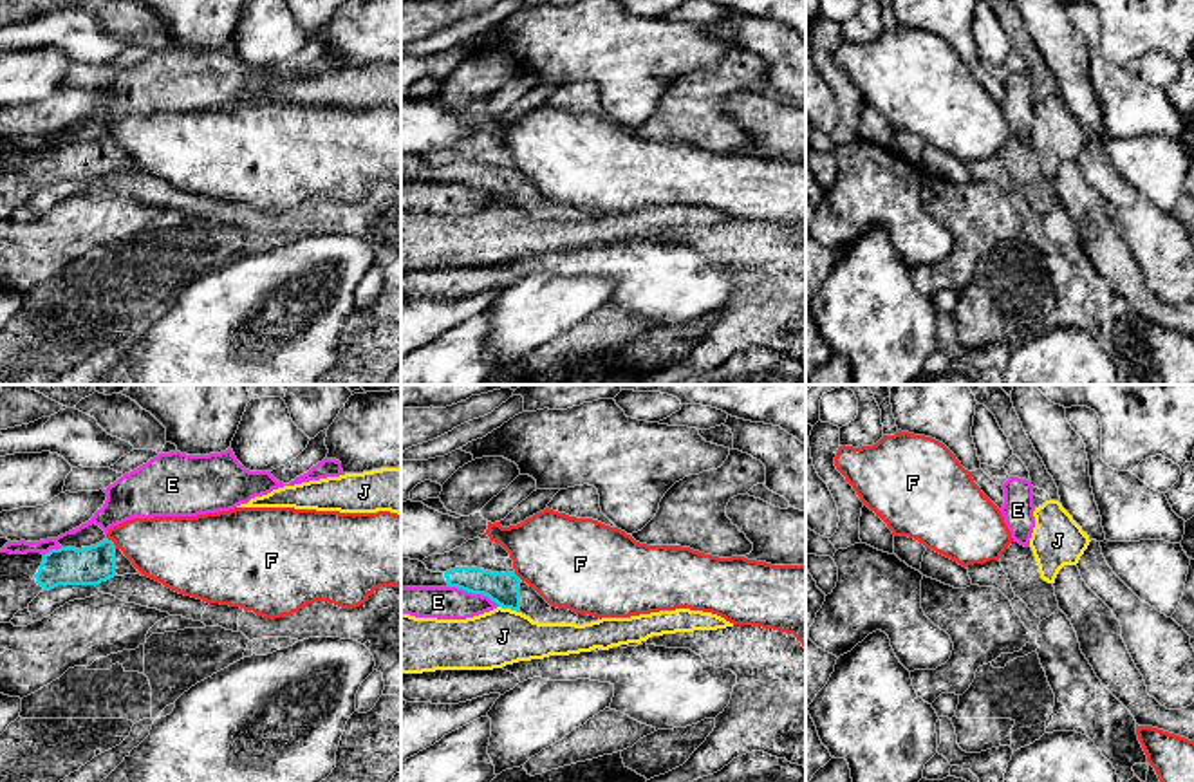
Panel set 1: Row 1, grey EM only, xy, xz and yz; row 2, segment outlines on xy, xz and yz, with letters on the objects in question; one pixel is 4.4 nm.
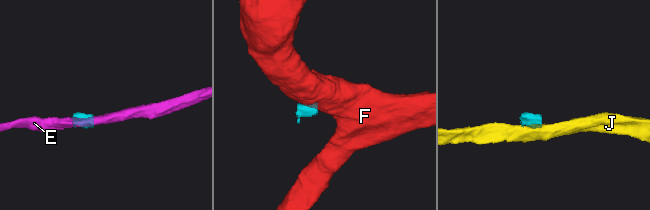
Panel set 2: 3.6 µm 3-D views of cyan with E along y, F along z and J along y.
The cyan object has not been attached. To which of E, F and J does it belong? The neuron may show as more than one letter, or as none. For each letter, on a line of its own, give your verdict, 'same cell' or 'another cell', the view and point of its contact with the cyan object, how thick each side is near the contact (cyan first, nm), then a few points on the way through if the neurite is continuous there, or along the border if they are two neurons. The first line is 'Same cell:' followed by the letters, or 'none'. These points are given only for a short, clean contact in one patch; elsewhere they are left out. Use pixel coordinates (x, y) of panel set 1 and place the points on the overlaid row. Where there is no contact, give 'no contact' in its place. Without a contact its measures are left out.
Same cell: none
E: another cell; meets cyan in xz at (474, 593); 140 nm thick on the cyan side, 140 nm on the other; border along xz (448, 586), (486, 595), (499, 605)
F: another cell; meets cyan in xy at (112, 542); 180 nm thick on the cyan side, 300 nm on the other; border along xy (107, 537), (116, 548)
J: another cell; meets cyan in xz at (510, 607); 140 nm thick on the cyan side, 260 nm on the other; border along xz (499, 605), (519, 613)

